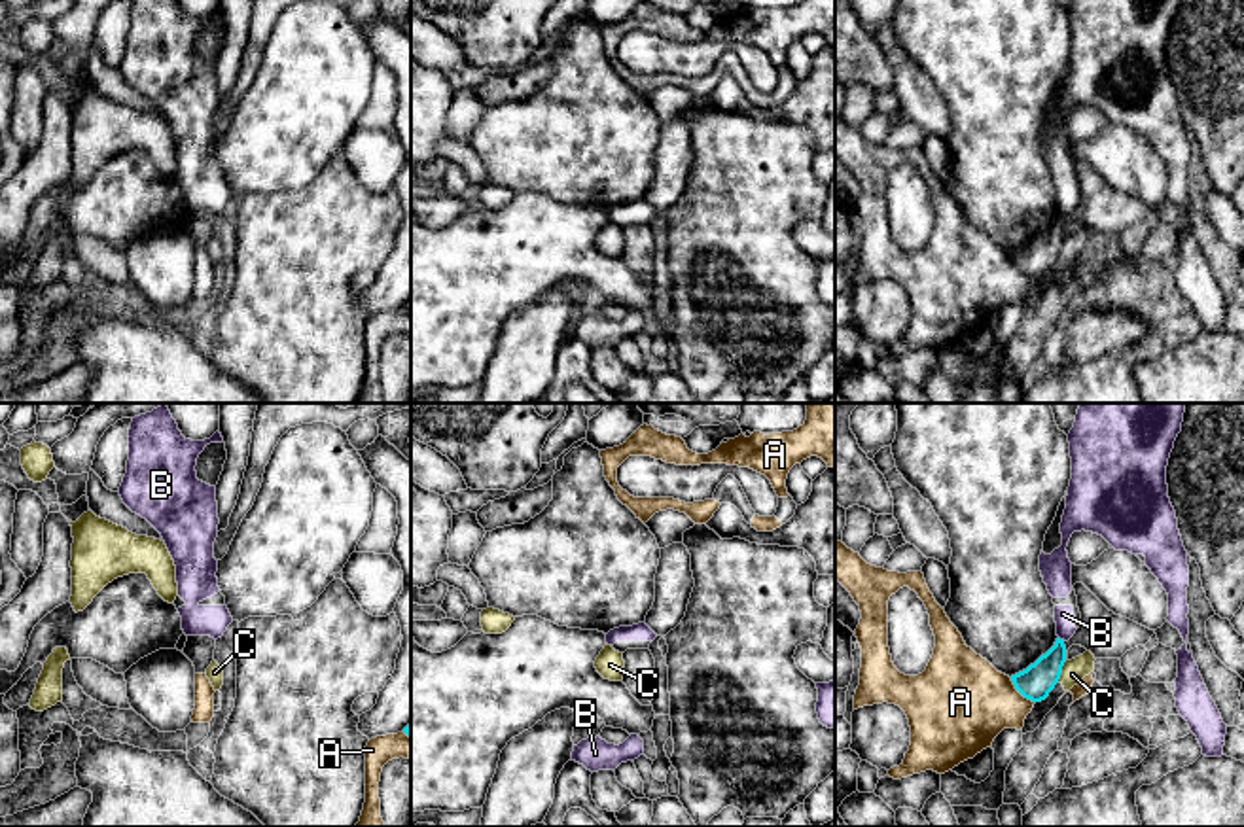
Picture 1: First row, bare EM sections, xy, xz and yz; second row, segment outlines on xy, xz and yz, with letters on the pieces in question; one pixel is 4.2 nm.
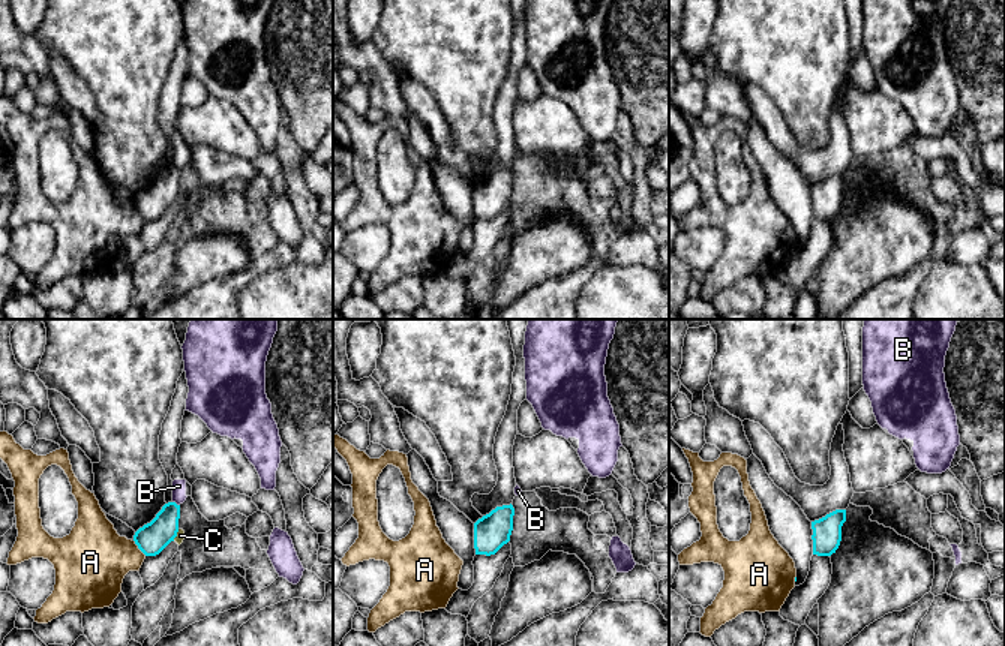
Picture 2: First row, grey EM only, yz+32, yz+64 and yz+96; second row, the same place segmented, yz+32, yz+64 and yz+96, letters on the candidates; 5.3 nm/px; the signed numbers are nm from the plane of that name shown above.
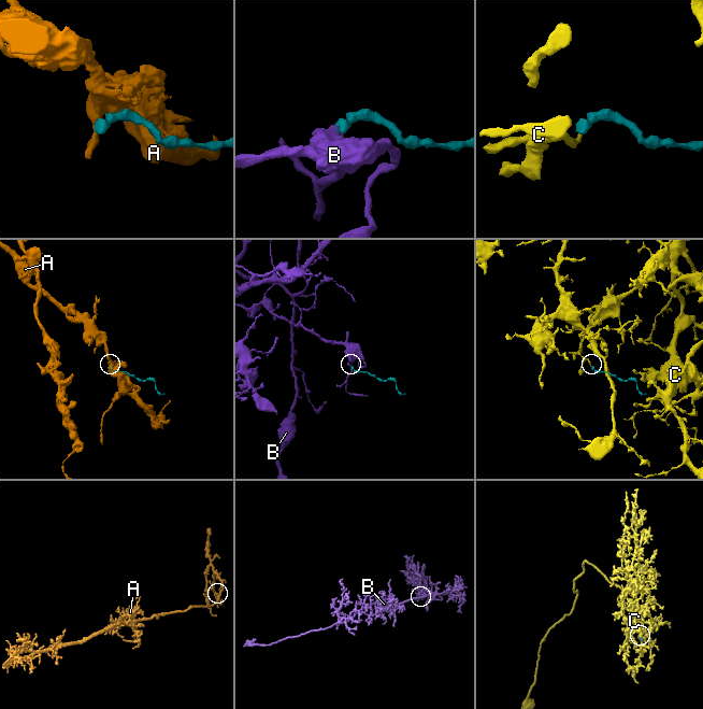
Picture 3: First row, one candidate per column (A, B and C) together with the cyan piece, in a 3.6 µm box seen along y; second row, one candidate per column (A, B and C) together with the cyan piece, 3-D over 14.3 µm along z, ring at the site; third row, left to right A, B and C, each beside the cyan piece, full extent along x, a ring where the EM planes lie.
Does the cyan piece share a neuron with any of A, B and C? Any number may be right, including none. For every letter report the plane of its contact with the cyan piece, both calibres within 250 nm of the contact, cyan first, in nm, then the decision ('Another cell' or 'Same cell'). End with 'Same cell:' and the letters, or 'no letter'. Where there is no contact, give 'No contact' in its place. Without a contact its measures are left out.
A: Touches cyan in yz. Thickness 150 nm (cyan) against 400 nm. Another cell
B: Touches cyan in yz. Thickness 150 nm (cyan) against 80 nm. Another cell
C: Touches cyan in yz. Thickness 150 nm (cyan) against 100 nm. Another cell
Same cell: no letter

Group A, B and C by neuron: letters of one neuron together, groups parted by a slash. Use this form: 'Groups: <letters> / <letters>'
Groups: A / B / C

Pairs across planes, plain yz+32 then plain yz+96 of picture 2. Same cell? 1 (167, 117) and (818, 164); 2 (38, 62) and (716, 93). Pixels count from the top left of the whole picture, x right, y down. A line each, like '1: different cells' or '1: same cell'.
1: same cell
2: same cell

